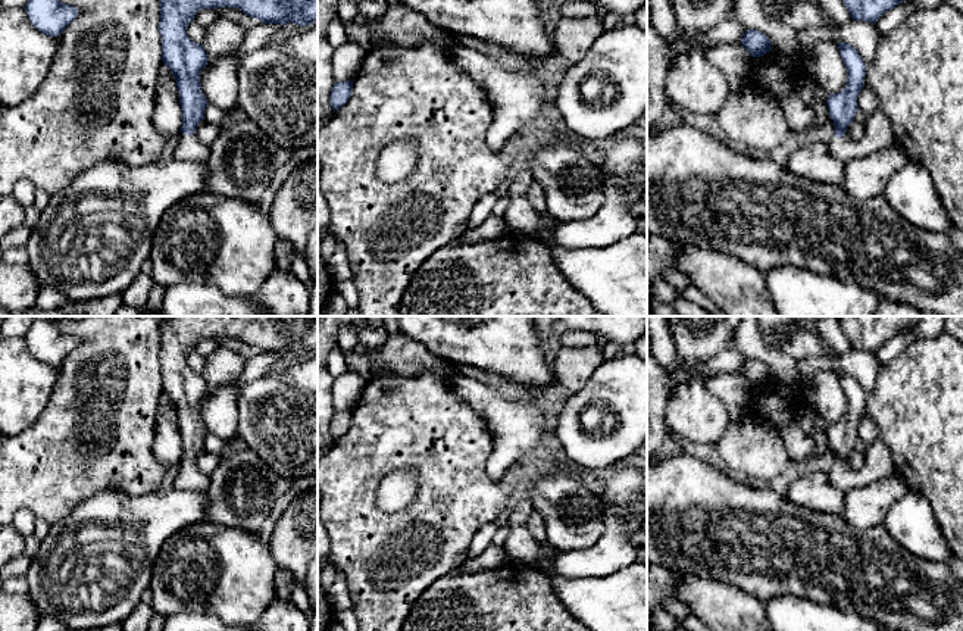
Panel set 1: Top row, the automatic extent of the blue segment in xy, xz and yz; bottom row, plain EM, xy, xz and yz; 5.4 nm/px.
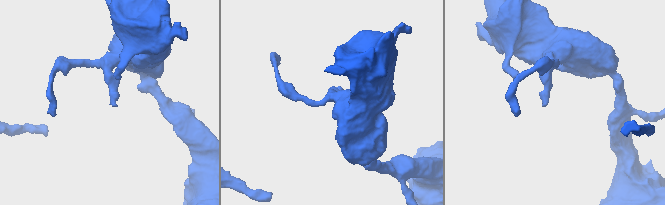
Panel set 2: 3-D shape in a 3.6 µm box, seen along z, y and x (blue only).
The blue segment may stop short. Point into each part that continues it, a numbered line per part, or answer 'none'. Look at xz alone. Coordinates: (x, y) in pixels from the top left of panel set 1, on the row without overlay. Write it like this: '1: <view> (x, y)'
none

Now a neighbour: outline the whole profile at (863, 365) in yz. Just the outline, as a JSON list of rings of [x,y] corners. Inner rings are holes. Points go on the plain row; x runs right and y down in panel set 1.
[[[851,350],[844,354],[834,352],[832,354],[795,360],[795,365],[804,379],[823,371],[848,372],[859,381],[866,396],[872,393],[881,371],[876,353],[864,350]]]

